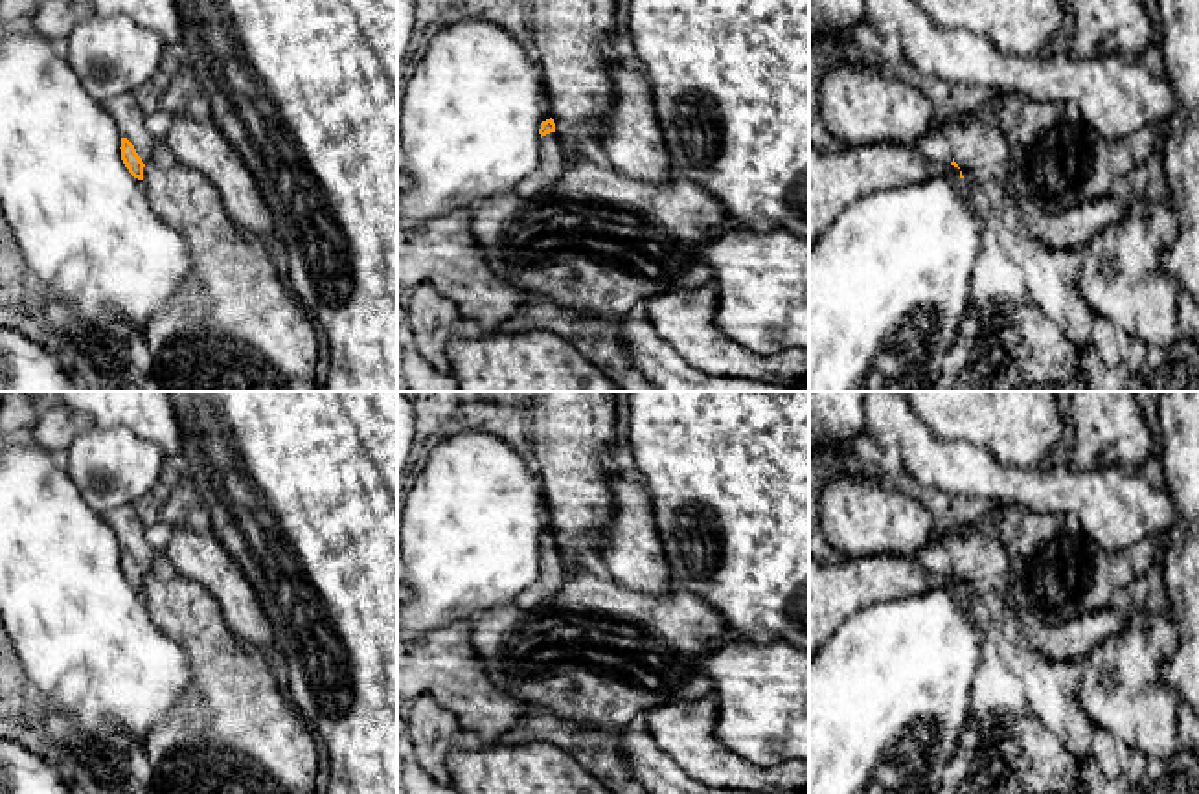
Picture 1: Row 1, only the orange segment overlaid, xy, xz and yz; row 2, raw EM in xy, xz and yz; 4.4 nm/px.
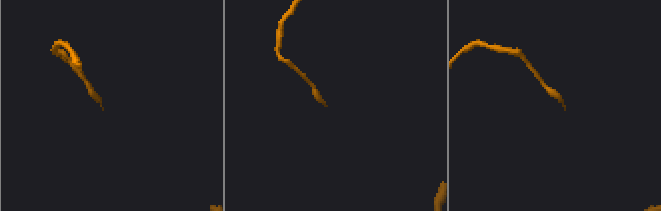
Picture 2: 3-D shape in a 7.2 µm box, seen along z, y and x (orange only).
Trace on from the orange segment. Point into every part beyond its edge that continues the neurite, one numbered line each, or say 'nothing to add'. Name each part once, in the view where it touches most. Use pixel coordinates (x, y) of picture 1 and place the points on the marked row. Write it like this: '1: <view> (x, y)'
1: xy (124, 109)

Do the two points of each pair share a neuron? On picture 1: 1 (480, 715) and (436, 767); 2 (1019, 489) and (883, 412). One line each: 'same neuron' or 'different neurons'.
1: same neuron
2: same neuron

